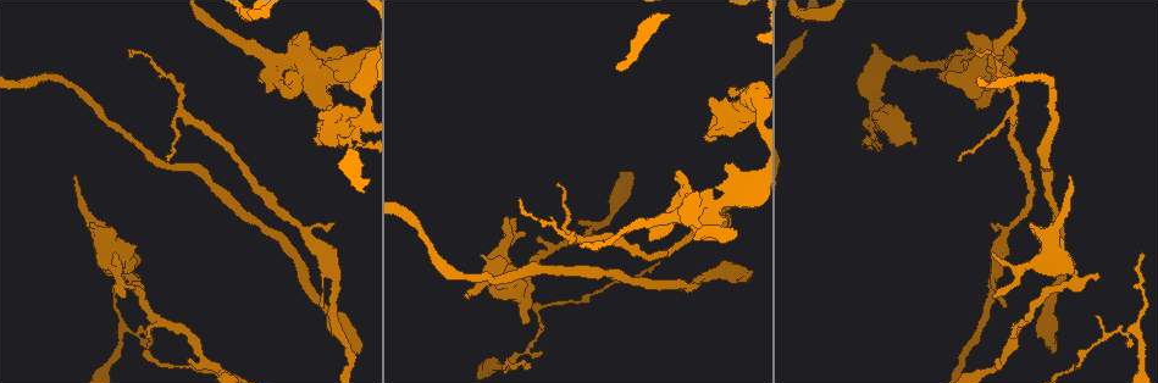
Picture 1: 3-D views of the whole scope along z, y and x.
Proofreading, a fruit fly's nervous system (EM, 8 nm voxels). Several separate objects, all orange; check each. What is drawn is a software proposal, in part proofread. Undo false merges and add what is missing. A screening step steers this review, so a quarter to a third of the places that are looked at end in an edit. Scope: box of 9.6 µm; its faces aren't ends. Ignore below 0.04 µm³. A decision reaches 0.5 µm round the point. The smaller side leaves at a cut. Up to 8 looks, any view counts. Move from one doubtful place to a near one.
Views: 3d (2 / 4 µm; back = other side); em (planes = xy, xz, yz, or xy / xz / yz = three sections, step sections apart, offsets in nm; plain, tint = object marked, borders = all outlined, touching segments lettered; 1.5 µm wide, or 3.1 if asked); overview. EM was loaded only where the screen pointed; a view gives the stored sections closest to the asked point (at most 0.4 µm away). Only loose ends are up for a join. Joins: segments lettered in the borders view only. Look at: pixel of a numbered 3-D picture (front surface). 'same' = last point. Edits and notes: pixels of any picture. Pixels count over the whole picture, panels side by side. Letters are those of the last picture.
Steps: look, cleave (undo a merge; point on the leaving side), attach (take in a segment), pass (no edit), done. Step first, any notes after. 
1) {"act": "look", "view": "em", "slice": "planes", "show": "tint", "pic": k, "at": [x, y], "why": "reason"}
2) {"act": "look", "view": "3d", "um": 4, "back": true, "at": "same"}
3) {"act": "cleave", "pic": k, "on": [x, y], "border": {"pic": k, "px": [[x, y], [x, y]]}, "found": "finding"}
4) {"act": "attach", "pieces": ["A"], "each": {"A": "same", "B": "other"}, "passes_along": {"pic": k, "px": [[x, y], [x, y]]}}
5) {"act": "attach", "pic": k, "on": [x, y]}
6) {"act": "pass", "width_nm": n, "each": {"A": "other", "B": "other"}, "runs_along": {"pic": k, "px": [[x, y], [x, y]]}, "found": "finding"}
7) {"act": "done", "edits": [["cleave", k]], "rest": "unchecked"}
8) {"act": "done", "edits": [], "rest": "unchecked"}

{"act": "look", "view": "em", "slice": "xz", "step": 8, "show": "tint", "pic": 1, "at": [1081, 356], "why": "sharp bend"}

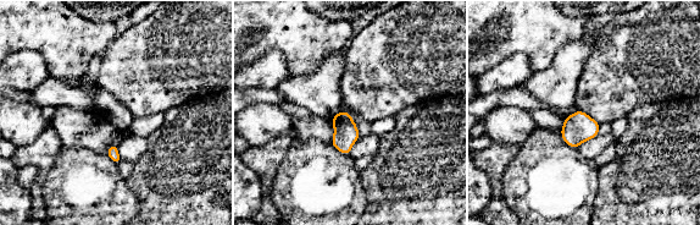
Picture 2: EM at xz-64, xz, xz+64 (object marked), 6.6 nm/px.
{"act": "look", "view": "em", "slice": "planes", "show": "borders", "at": "same"}

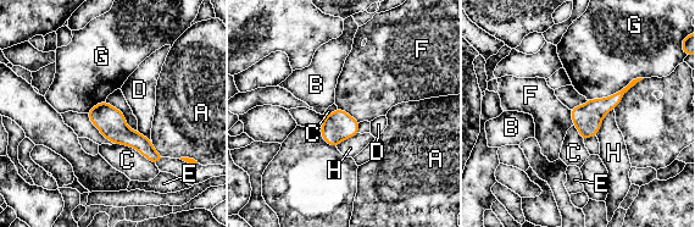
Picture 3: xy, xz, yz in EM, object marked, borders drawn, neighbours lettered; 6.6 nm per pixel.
{"act": "pass", "each": {"A": "other", "B": "other", "C": "other", "D": "other", "E": "other", "F": "other", "G": "other", "H": "other"}, "runs_along": {"pic": 3, "px": [[92, 114], [101, 115], [156, 158]]}, "found": "continuous, no second neuron"}

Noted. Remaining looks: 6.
{"act": "look", "view": "em", "slice": "yz", "step": 8, "show": "borders", "pic": 1, "at": [523, 324]}

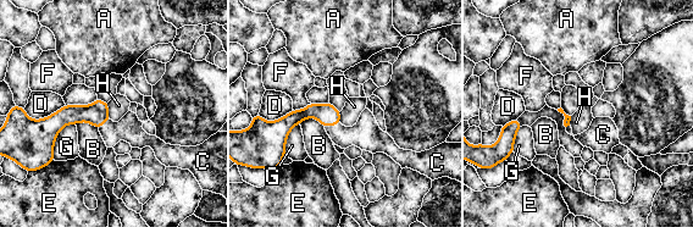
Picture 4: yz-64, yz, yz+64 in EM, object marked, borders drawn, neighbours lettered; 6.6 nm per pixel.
{"act": "attach", "pieces": ["C"], "width_nm": 150, "each": {"A": "other", "B": "other", "C": "same", "D": "other", "E": "other", "F": "other", "G": "other", "H": "other"}, "passes_along": {"pic": 4, "px": [[327, 115], [332, 125], [366, 134]]}, "found": "it goes on there"}

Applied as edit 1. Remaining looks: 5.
{"act": "look", "view": "overview", "why": "see it whole again"}

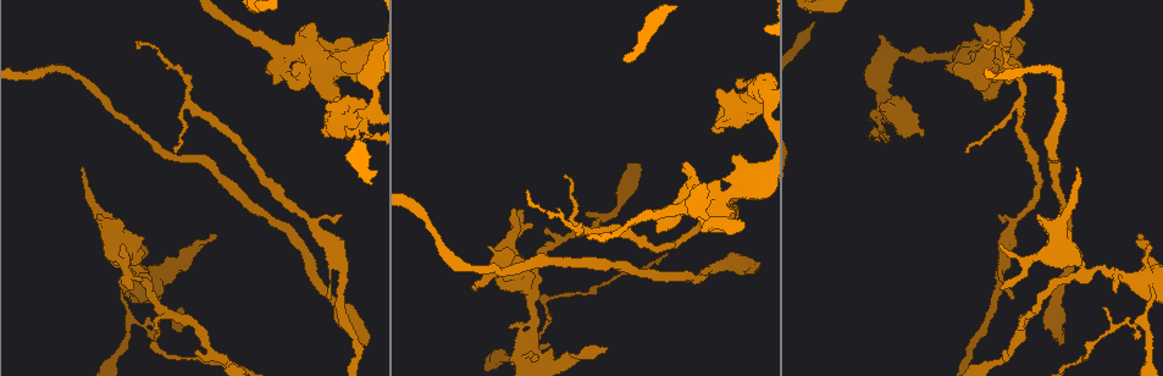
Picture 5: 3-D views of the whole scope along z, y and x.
{"act": "look", "view": "em", "slice": "planes", "show": "borders", "pic": 5, "at": [1060, 342], "why": "an open end"}

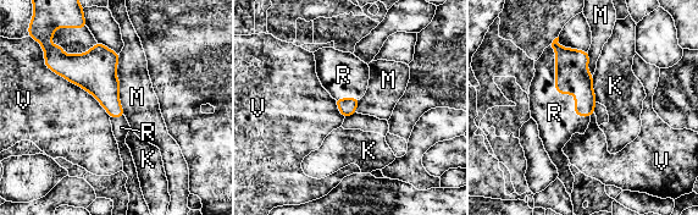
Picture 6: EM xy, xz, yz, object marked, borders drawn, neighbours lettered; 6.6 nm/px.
{"act": "attach", "pieces": ["R"], "each": {"K": "other", "M": "other", "R": "same", "V": "other"}, "passes_along": {"pic": 6, "px": [[571, 66], [558, 92], [554, 112]]}, "found": "it goes on there"}

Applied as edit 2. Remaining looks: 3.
{"act": "done", "edits": [["attach", 4], ["attach", 6]], "rest": "unchecked"}

